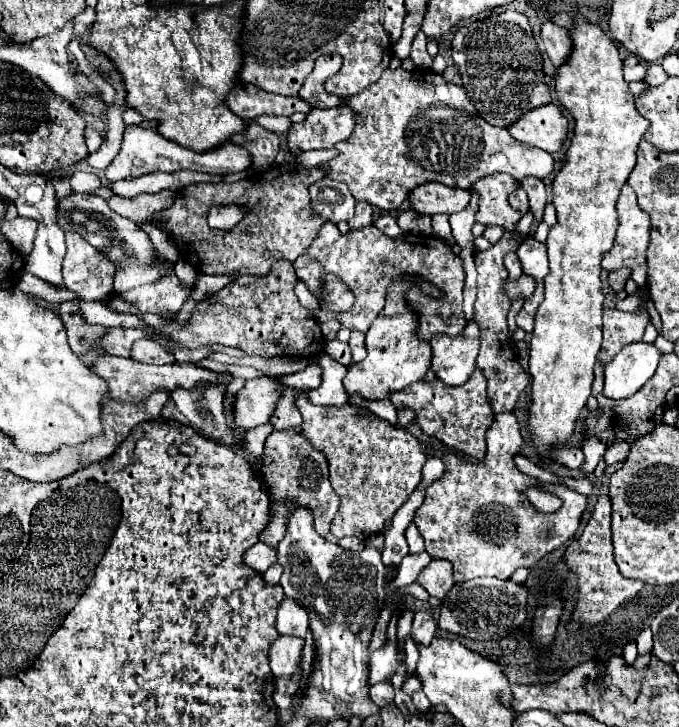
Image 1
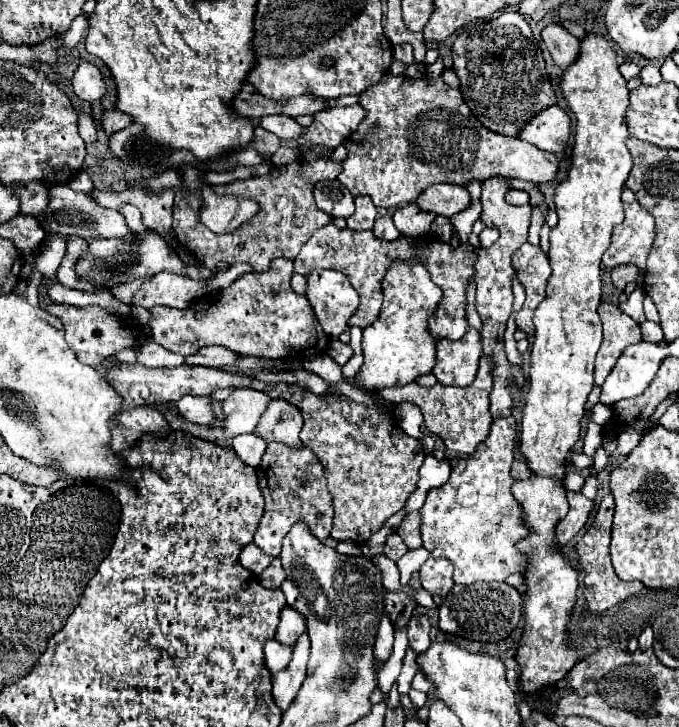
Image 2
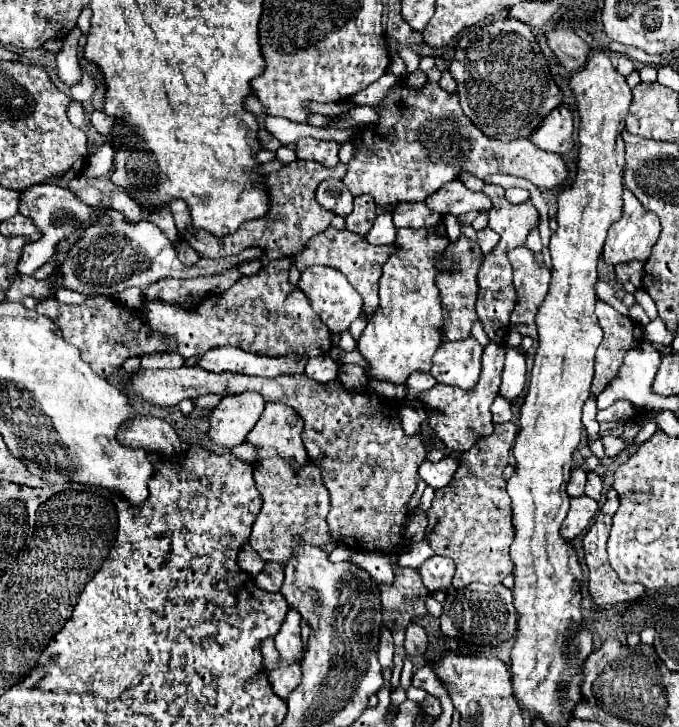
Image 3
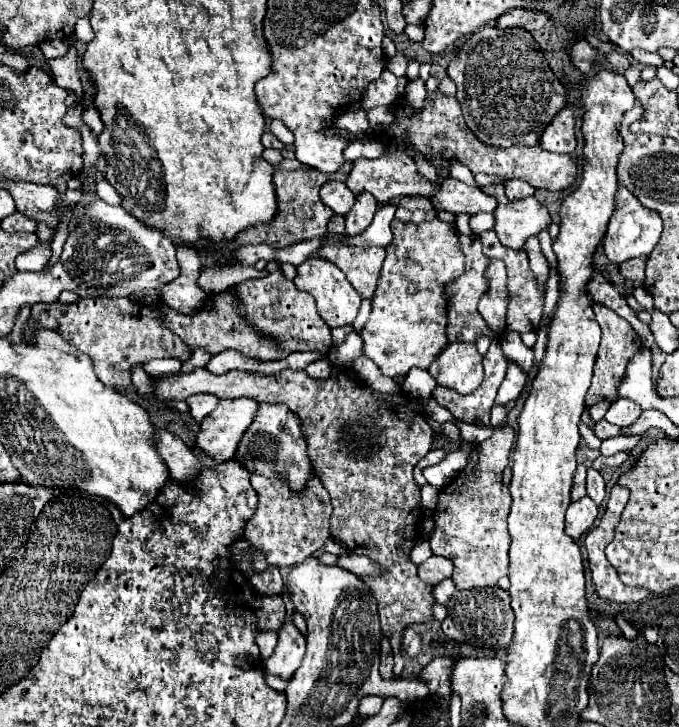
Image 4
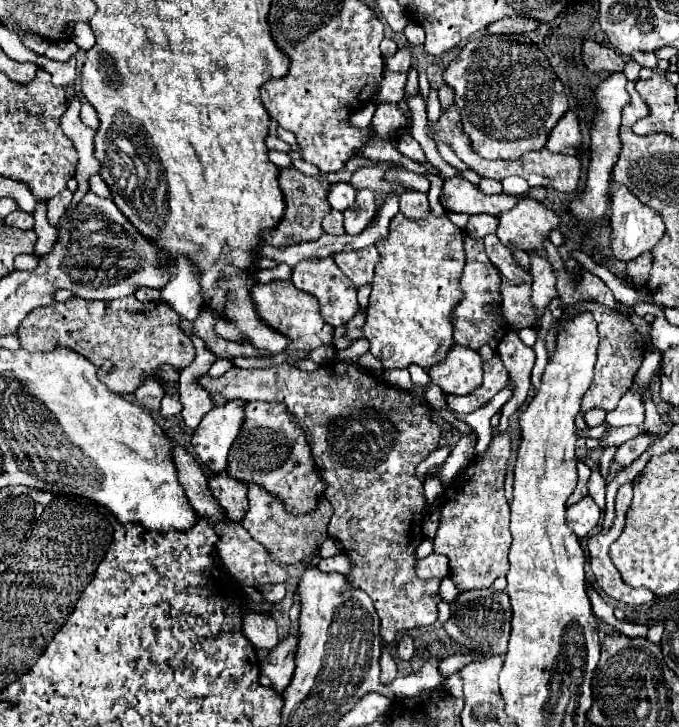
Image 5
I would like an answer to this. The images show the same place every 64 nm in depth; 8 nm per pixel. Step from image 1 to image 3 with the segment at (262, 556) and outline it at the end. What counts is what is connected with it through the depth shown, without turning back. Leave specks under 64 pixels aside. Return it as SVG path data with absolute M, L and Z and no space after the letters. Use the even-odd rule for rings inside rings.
M244 544L240 554L238 554L238 564L244 572L256 576L266 566L266 560L262 560L260 554L256 554L256 550L250 548L250 544Z

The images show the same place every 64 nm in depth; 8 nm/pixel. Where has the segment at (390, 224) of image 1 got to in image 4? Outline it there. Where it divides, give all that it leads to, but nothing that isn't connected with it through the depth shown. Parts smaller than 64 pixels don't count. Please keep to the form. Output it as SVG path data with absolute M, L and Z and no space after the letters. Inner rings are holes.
M386 204L382 206L372 224L358 236L352 236L348 238L346 242L348 244L354 244L354 246L388 246L392 242L392 228L390 228L390 222L394 220L394 212L396 212L396 206L394 204Z

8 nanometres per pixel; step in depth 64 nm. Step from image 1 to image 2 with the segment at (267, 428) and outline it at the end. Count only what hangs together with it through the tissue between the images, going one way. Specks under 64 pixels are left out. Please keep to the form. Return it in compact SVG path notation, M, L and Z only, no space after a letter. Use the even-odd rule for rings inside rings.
M248 432L248 434L240 434L232 440L232 448L238 452L238 456L242 458L242 462L258 468L260 458L266 450L266 442L260 434L256 432Z

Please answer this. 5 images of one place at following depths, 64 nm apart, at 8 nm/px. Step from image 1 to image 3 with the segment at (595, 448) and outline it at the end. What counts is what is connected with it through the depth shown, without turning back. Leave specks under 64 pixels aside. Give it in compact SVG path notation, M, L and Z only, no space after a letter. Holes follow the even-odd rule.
M590 394L590 398L584 404L584 414L582 414L582 424L588 432L588 440L596 440L600 438L600 424L596 420L596 396Z

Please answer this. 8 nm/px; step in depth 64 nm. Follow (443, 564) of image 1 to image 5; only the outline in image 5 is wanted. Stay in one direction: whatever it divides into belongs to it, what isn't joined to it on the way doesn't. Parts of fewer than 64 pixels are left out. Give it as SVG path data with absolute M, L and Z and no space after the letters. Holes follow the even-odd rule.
M430 554L422 560L416 562L416 574L422 580L430 580L430 578L446 578L450 576L450 566L448 566L448 558L440 556L440 554Z

